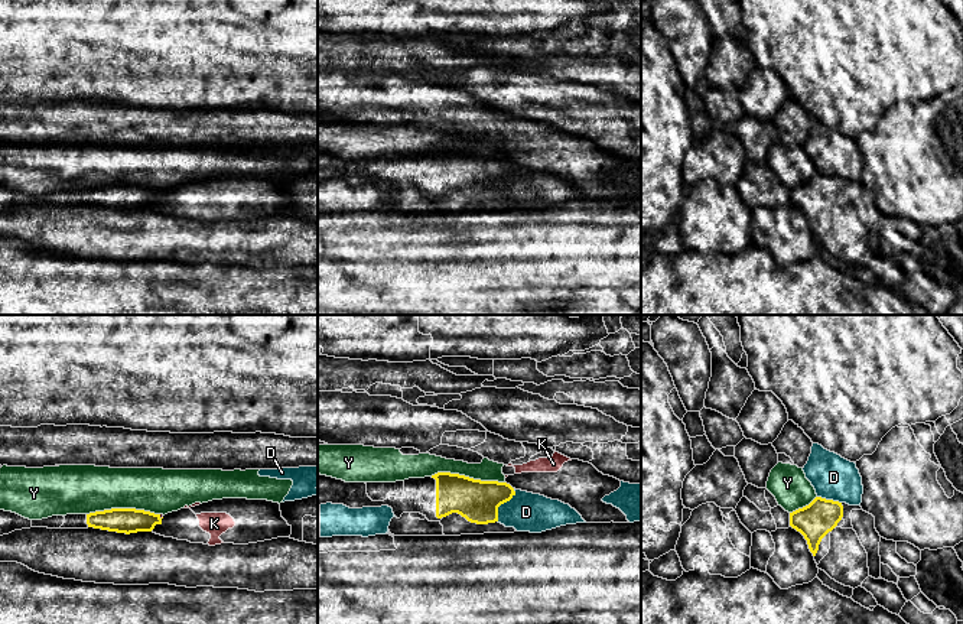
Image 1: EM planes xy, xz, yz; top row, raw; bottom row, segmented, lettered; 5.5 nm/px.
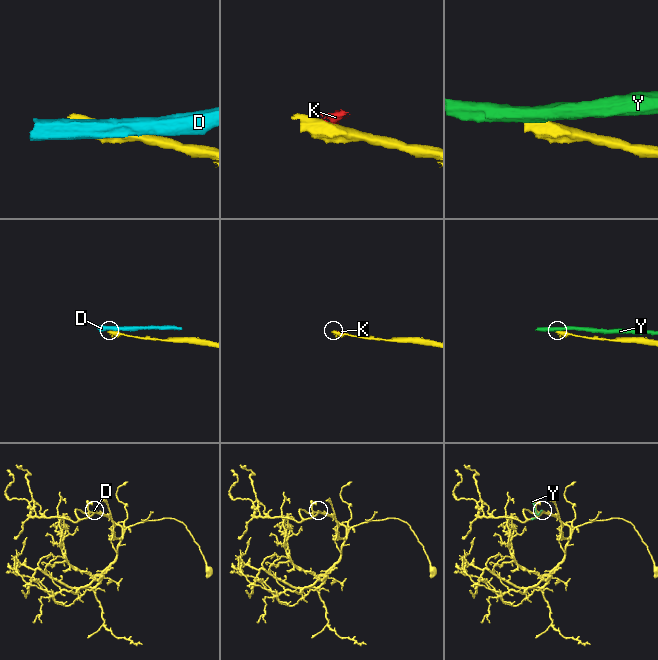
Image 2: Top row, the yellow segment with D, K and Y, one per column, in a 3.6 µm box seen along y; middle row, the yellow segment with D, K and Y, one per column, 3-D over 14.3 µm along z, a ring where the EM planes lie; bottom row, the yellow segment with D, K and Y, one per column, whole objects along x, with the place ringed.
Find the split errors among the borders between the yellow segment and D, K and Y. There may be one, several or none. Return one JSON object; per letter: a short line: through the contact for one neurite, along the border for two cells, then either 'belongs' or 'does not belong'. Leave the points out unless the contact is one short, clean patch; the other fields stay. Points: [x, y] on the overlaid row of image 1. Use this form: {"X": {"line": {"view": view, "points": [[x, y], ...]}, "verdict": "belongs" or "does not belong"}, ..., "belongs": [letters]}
{"D": {"verdict": "does not belong"}, "K": {"line": {"view": "xy", "points": [[159, 514], [160, 519]]}, "verdict": "does not belong"}, "Y": {"line": {"view": "xz", "points": [[430, 475], [452, 473], [504, 483]]}, "verdict": "does not belong"}, "belongs": []}

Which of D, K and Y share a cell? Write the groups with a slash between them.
D / K / Y

